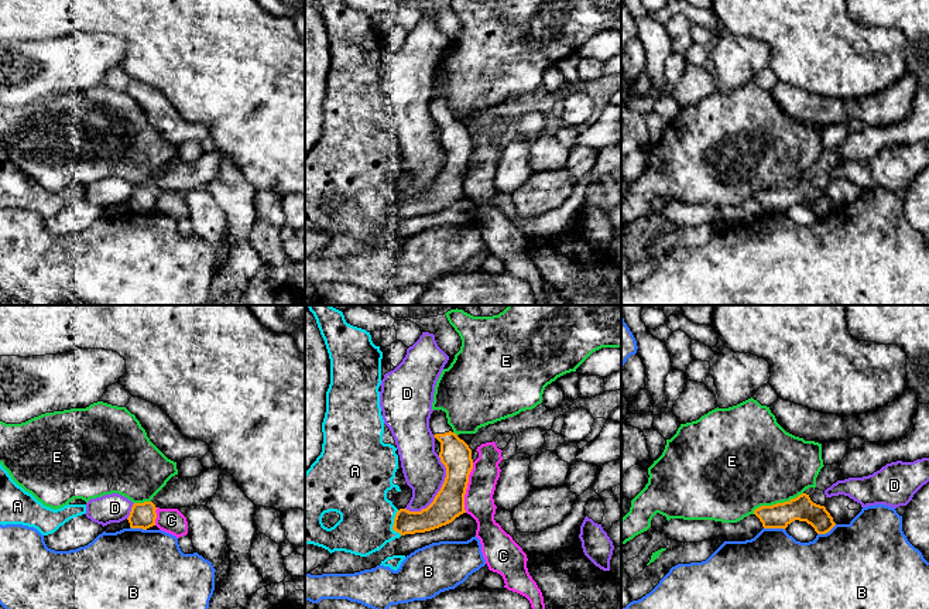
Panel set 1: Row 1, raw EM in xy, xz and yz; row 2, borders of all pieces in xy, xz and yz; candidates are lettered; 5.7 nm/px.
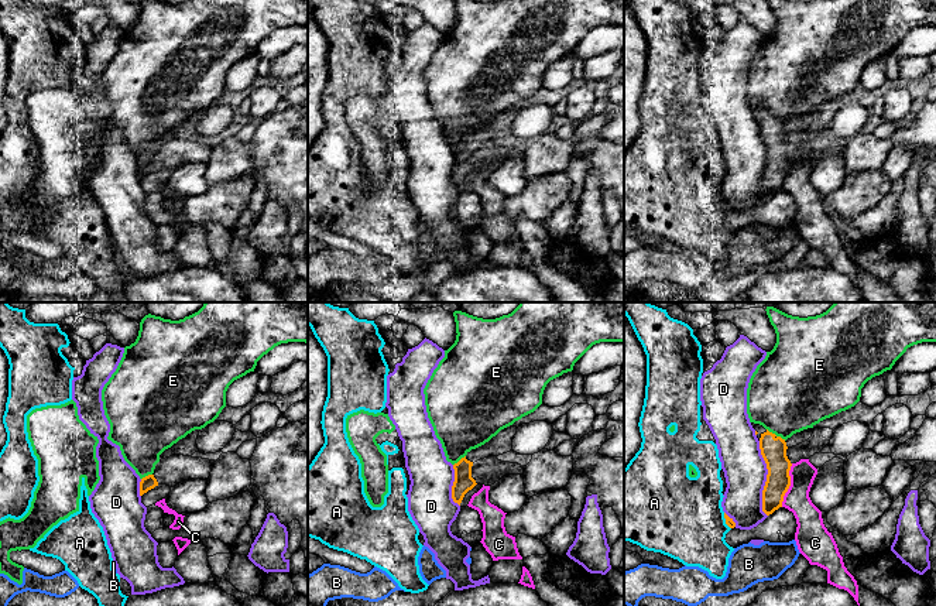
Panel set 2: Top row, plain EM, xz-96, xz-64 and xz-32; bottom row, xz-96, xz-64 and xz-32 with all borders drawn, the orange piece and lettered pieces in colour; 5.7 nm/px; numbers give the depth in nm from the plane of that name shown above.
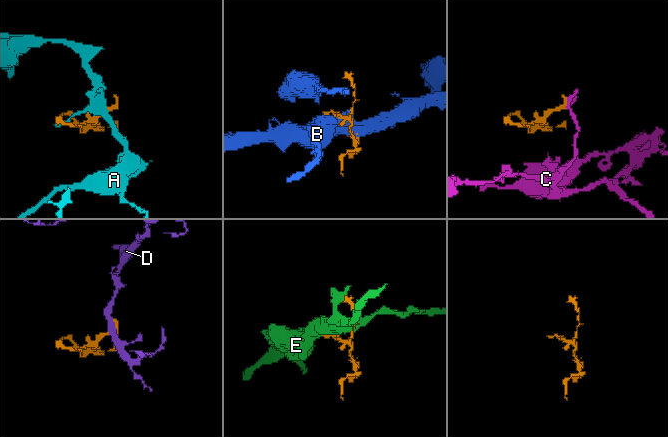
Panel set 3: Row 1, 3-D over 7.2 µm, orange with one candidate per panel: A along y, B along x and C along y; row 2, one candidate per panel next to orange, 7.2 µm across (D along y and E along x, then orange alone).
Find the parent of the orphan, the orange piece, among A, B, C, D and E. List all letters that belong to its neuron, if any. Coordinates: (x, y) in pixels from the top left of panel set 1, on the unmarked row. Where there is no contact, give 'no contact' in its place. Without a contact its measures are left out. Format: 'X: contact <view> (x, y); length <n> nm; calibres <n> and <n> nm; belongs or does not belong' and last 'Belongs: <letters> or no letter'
A: contact xz (394, 208); length 150 nm; calibres 140 and 300 nm; does not belong
B: contact yz (774, 211); length 120 nm; calibres 140 and 440 nm; does not belong
C: contact xz (466, 171); length 300 nm; calibres 180 and 170 nm; does not belong
D: contact xz (439, 174); length 380 nm; calibres 180 and 240 nm; does not belong
E: contact yz (777, 187); length 320 nm; calibres 140 and 480 nm; does not belong
Belongs: no letter

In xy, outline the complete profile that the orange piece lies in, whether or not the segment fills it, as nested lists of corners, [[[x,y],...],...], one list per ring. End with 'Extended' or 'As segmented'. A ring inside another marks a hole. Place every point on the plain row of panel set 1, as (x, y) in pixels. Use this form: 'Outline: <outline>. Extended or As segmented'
Outline: [[[215,150],[203,153],[195,161],[179,161],[174,167],[167,167],[151,185],[134,187],[128,199],[131,212],[147,213],[155,209],[157,196],[160,192],[179,192],[200,189],[208,185],[219,172],[219,160],[223,153]]]. Extended

